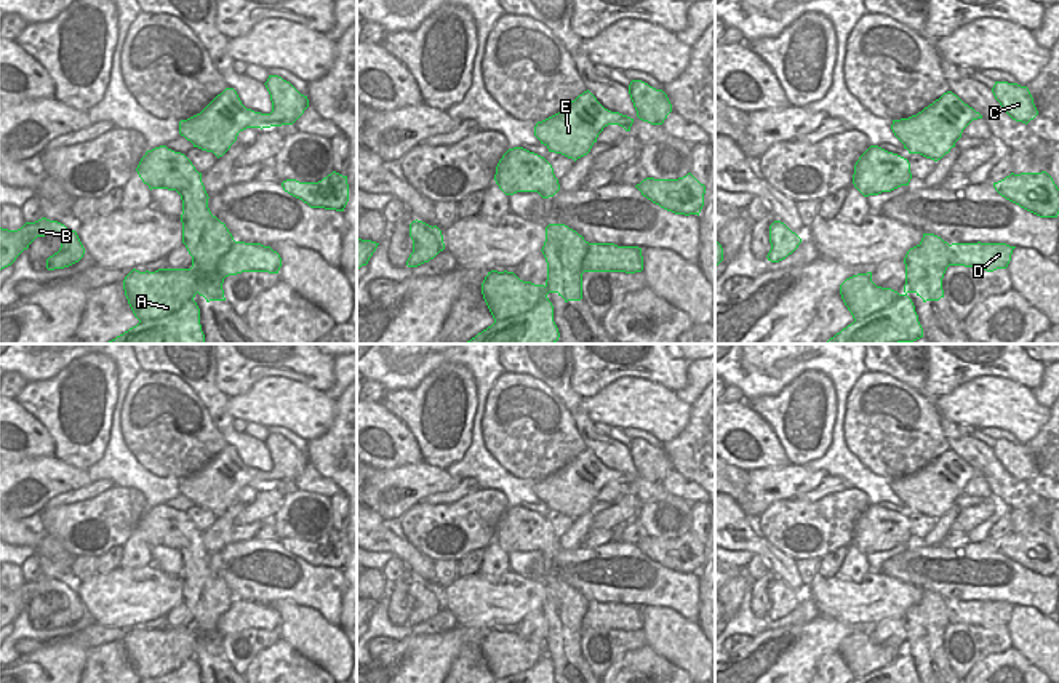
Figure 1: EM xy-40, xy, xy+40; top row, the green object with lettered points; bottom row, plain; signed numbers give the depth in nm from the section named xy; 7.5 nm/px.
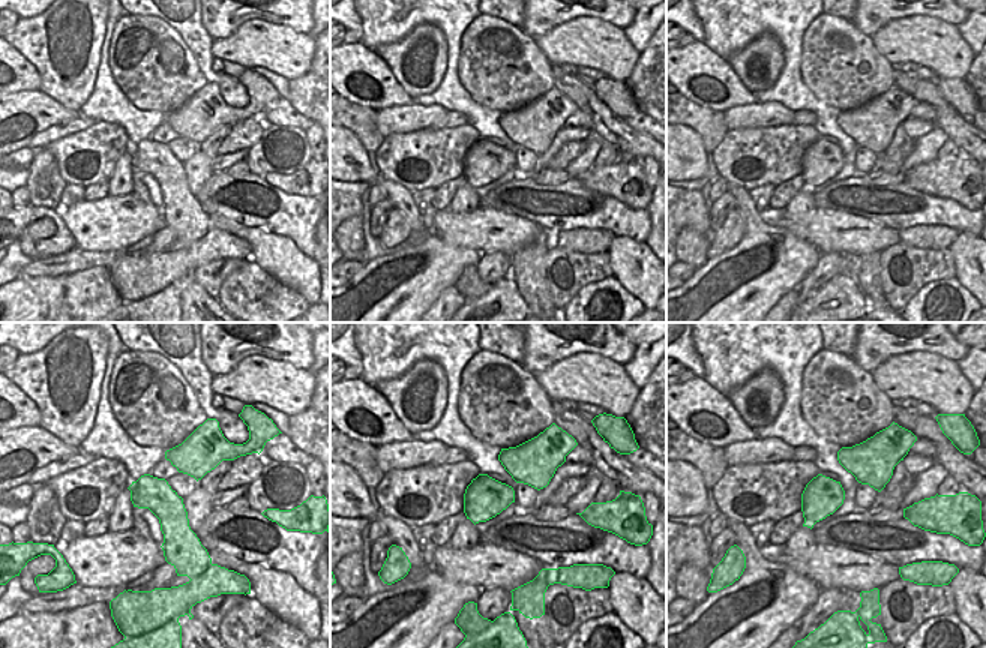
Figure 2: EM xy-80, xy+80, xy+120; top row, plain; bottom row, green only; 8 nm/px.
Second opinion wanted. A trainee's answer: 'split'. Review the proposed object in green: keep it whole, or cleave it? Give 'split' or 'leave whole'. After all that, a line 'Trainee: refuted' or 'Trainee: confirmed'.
leave whole
Trainee: refuted

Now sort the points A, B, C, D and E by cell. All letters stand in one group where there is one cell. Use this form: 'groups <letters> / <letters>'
groups A B C D E

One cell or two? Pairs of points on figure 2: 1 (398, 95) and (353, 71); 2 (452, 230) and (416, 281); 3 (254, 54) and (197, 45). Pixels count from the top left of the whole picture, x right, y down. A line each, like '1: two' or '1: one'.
1: one
2: two
3: two

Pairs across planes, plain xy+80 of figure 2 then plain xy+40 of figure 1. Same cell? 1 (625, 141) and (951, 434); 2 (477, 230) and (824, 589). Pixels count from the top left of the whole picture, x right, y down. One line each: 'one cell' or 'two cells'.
1: one cell
2: one cell

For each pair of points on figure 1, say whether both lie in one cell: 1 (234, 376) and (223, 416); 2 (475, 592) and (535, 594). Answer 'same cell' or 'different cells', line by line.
1: different cells
2: same cell

